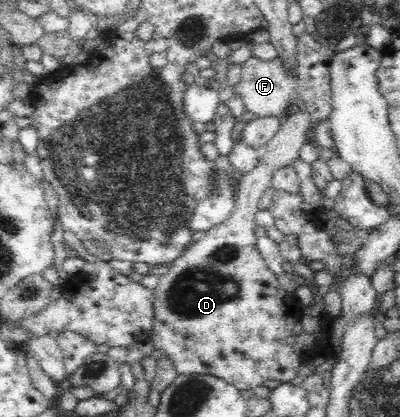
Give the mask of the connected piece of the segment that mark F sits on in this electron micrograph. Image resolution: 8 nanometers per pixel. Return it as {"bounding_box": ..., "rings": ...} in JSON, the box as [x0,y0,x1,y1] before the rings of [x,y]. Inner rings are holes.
{"bounding_box":[234,30,337,143],"rings":[[[305,30],[296,36],[296,42],[296,62],[294,63],[296,74],[294,76],[289,74],[289,70],[285,68],[279,55],[268,61],[251,56],[239,66],[240,77],[234,83],[234,93],[241,97],[244,109],[256,115],[258,119],[277,117],[283,123],[292,115],[295,107],[307,112],[311,118],[311,127],[305,135],[305,143],[310,143],[317,139],[316,128],[320,122],[330,120],[332,105],[329,62],[337,51],[321,44]]]}

